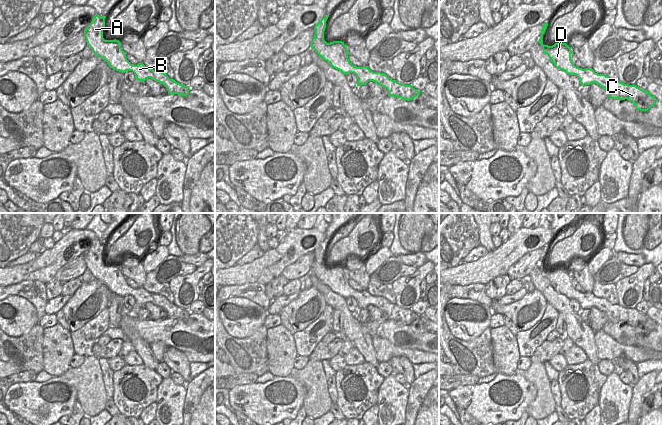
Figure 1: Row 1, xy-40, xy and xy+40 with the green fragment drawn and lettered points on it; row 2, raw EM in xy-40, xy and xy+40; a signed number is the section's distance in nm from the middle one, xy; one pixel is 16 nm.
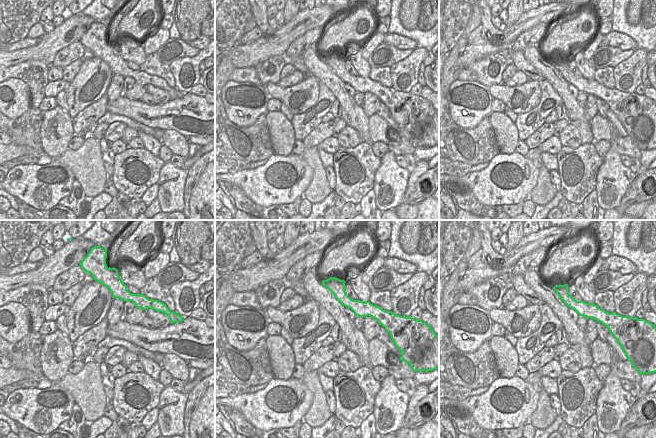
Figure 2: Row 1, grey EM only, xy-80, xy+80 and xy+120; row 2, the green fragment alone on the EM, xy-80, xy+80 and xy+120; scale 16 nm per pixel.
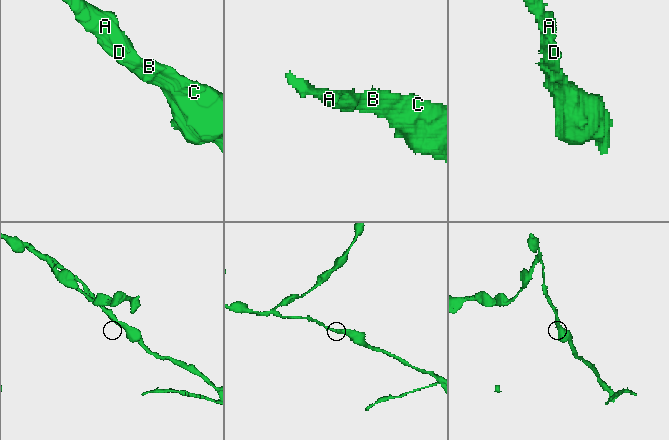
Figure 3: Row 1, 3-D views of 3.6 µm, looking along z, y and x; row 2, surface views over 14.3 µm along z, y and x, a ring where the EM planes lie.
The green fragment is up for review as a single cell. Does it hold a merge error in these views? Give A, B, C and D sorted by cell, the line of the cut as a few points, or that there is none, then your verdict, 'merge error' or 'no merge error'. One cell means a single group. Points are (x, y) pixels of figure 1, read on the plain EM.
groups A B C D; cut none; no merge error

